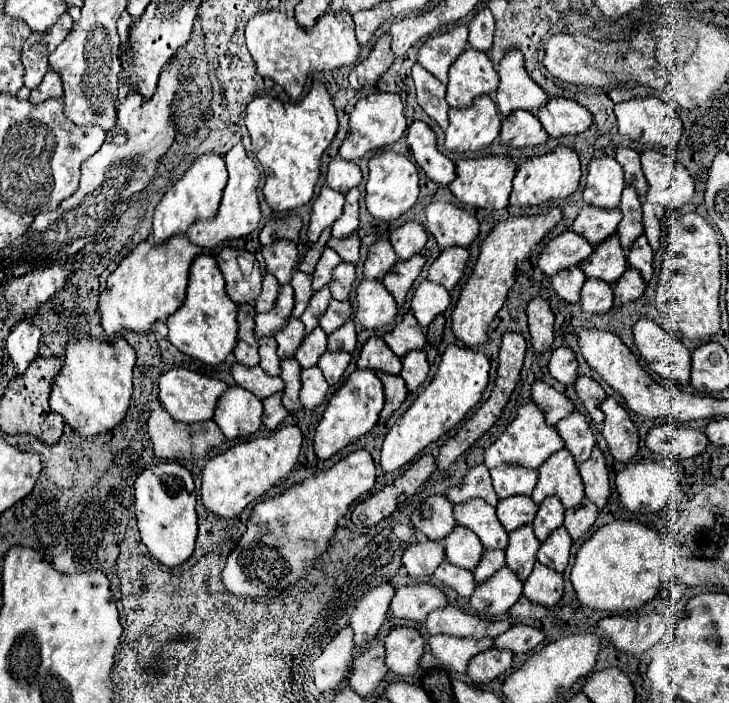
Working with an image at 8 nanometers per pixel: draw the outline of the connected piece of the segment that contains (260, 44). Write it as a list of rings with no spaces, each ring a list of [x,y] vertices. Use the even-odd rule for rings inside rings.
[[[329,8],[313,28],[301,28],[297,20],[289,18],[285,12],[263,10],[249,18],[245,26],[245,40],[259,74],[281,84],[293,100],[301,96],[309,72],[341,68],[345,64],[353,64],[359,56],[359,42],[355,38],[351,14],[347,10],[333,12]]]

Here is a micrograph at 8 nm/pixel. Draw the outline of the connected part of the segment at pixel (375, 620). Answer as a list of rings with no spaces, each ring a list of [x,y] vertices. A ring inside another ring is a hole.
[[[381,584],[363,594],[363,598],[357,602],[351,614],[351,628],[355,632],[357,646],[367,646],[377,636],[393,594],[395,588],[391,584]]]

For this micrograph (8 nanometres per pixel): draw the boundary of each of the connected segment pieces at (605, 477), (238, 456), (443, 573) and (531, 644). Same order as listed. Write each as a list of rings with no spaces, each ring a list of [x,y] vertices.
[[[599,446],[593,448],[591,458],[587,458],[583,464],[579,464],[579,472],[585,484],[585,496],[597,504],[597,508],[603,508],[607,504],[607,498],[611,494],[609,484],[609,470],[603,452]]]
[[[281,426],[271,436],[253,438],[231,446],[229,450],[215,454],[207,460],[203,468],[201,500],[207,510],[221,518],[239,516],[247,504],[267,494],[275,484],[279,484],[295,466],[301,452],[303,434],[297,426]]]
[[[443,562],[439,564],[439,568],[433,574],[435,580],[443,582],[445,586],[453,588],[455,592],[459,592],[459,596],[463,598],[471,598],[473,588],[475,588],[475,580],[473,580],[473,570],[465,570],[465,568],[455,568],[451,562]]]
[[[517,624],[495,638],[495,648],[511,650],[515,654],[525,654],[525,652],[531,652],[535,646],[539,646],[543,638],[545,634],[539,628]]]

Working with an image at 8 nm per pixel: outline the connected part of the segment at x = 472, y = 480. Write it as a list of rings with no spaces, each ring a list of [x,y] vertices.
[[[479,464],[479,466],[473,466],[463,482],[459,486],[453,486],[449,488],[447,492],[447,498],[453,502],[453,504],[459,504],[459,502],[465,502],[469,498],[483,498],[485,502],[489,502],[491,506],[497,506],[499,498],[493,490],[493,484],[491,484],[491,476],[489,476],[489,468],[485,464]]]

